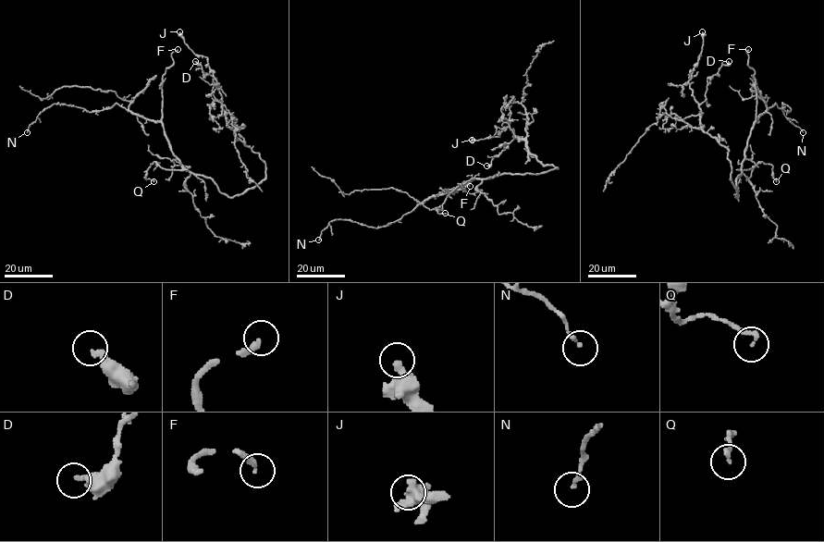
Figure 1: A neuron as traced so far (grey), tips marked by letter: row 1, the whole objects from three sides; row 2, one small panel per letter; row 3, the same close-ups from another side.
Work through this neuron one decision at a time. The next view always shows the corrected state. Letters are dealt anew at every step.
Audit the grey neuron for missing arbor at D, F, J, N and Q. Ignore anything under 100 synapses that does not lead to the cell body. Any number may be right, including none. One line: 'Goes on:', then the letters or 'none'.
Goes on: F

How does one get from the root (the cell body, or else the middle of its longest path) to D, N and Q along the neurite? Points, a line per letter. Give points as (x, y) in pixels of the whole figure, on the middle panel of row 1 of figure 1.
D: (510, 174), (539, 174), (557, 168), (544, 165), (529, 152), (524, 141), (514, 137), (486, 166)
N: (510, 174), (464, 181), (452, 192), (425, 199), (400, 218), (377, 227), (334, 219), (321, 232), (318, 240)
Q: (510, 174), (471, 178), (460, 184), (448, 195), (442, 209), (437, 211), (445, 213)

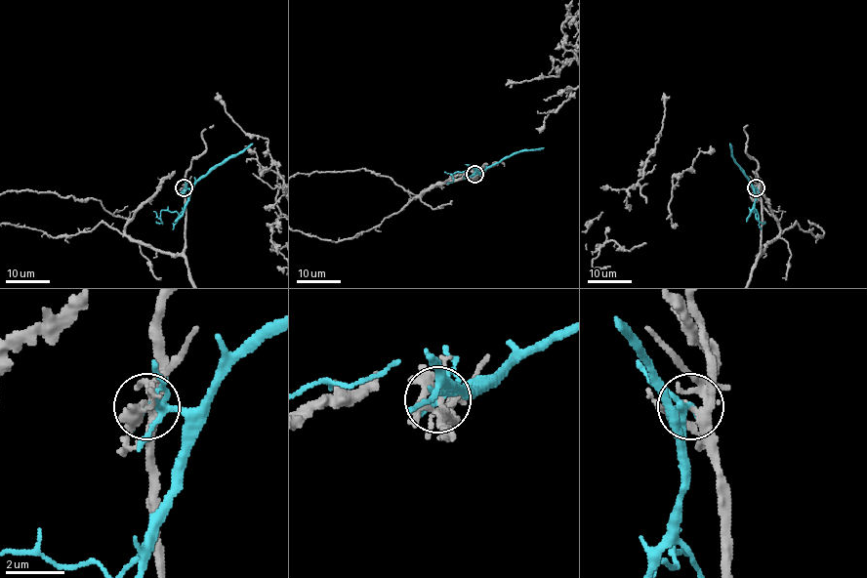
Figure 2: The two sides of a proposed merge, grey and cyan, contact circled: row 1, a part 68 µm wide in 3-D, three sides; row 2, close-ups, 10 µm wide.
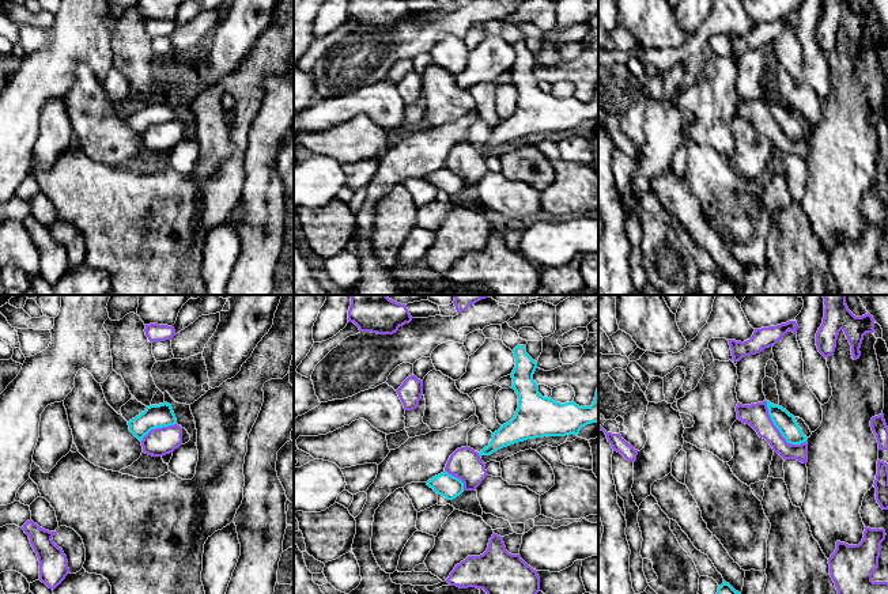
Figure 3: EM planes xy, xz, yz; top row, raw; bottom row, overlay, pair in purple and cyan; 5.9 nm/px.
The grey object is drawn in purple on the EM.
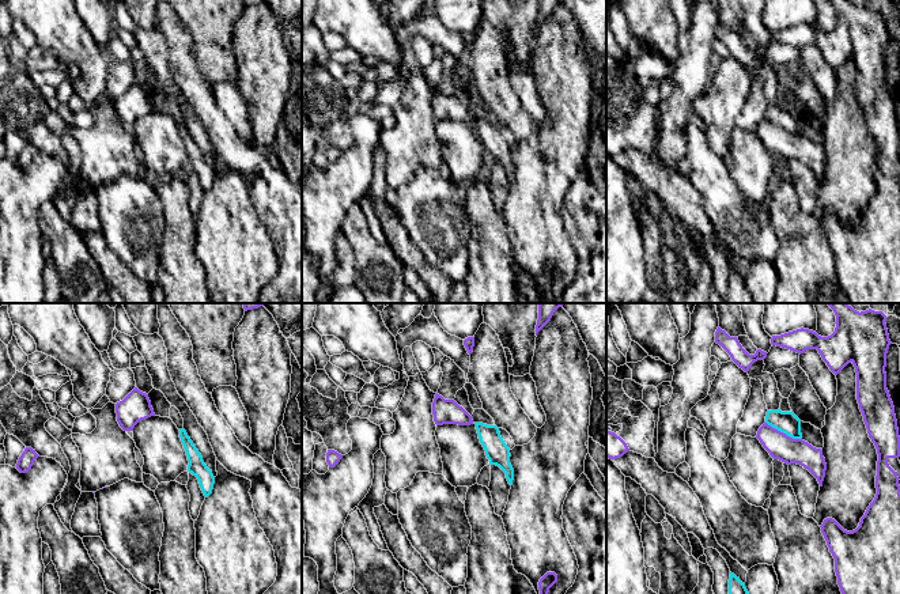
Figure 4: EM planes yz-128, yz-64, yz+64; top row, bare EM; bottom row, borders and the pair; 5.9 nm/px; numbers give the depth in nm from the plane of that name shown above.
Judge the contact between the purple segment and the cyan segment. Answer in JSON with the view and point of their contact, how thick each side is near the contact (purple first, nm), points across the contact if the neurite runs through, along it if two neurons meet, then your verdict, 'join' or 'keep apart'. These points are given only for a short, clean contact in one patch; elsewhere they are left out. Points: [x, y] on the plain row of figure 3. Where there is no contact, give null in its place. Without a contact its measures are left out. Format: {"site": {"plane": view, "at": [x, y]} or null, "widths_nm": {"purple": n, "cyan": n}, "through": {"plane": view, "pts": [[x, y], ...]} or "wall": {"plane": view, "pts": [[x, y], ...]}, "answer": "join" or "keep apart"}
{"site": {"plane": "yz", "at": [778, 127]}, "widths_nm": {"purple": 140, "cyan": 120}, "wall": {"plane": "yz", "pts": [[766, 97], [769, 112], [781, 131], [790, 139], [805, 137]]}, "answer": "keep apart"}

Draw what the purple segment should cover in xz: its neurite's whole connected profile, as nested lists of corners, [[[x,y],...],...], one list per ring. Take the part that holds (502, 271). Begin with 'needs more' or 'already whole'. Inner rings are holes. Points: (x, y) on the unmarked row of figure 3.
already whole; [[[495,228],[483,250],[468,251],[445,277],[460,284],[483,284],[491,295],[534,295],[540,287],[537,266],[519,250],[509,249],[503,232]]]

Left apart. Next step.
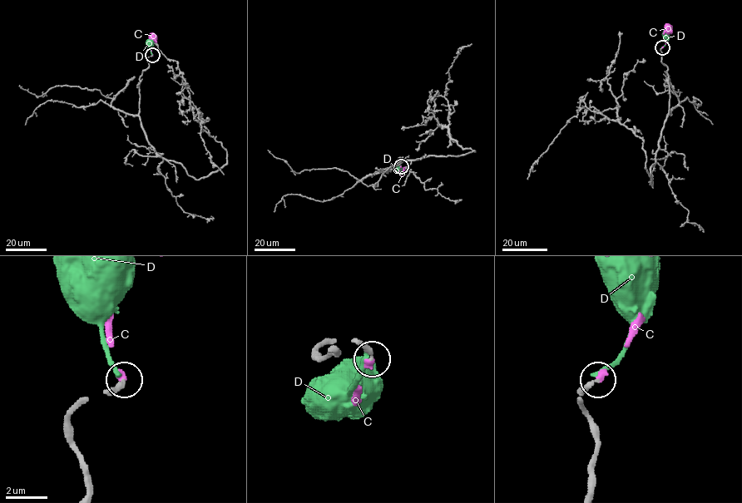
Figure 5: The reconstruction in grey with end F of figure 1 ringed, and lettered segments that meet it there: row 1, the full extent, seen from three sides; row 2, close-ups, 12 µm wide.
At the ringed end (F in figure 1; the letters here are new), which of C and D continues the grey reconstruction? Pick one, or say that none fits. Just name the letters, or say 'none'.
C

